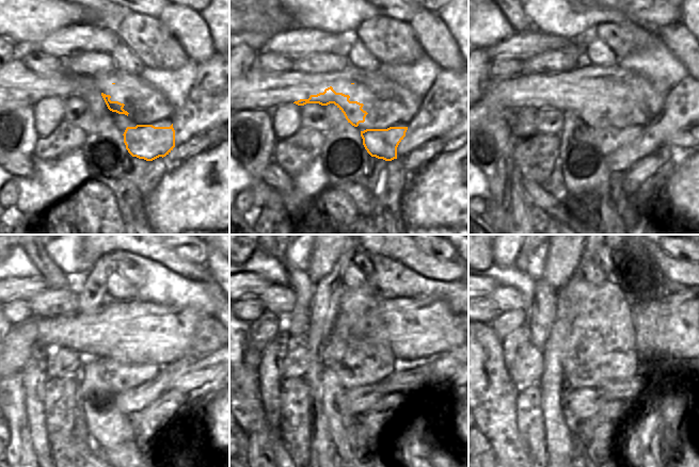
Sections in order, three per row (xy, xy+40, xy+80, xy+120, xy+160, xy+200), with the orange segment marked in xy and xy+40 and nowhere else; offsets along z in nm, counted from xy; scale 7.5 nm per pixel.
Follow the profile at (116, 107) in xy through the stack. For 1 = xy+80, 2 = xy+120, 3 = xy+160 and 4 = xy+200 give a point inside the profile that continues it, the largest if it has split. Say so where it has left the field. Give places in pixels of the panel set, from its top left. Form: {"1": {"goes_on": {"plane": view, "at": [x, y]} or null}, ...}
{"1": {"goes_on": {"plane": "xy+80", "at": [607, 140]}}, "2": {"goes_on": {"plane": "xy+120", "at": [123, 374]}}, "3": {"goes_on": {"plane": "xy+160", "at": [344, 356]}}, "4": {"goes_on": {"plane": "xy+200", "at": [585, 367]}}}

